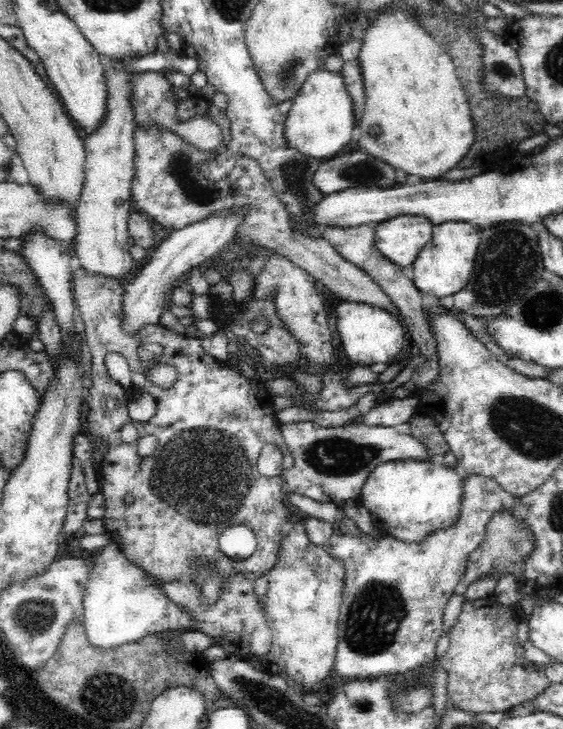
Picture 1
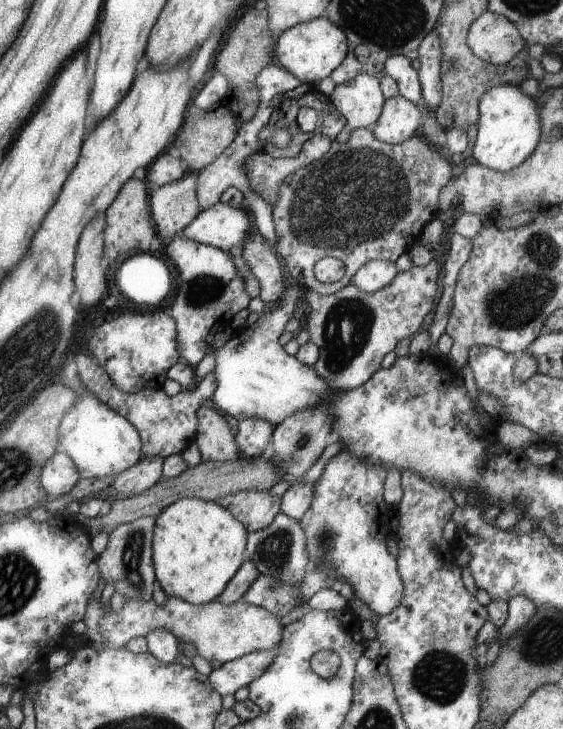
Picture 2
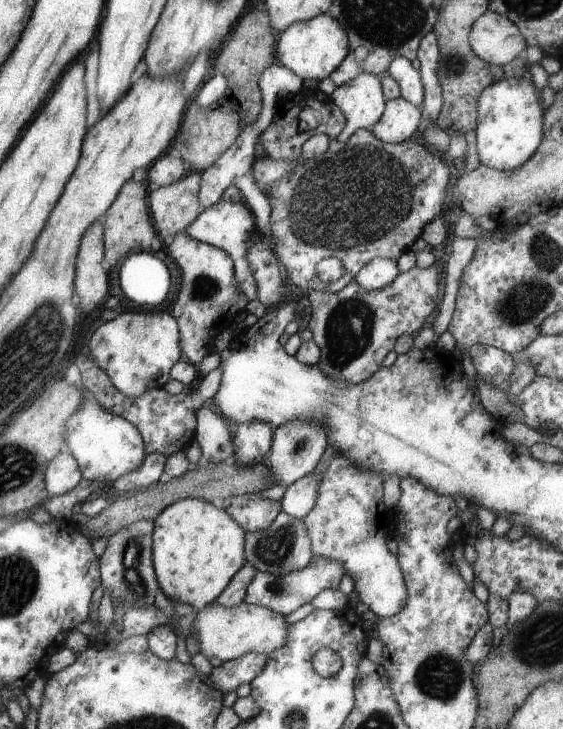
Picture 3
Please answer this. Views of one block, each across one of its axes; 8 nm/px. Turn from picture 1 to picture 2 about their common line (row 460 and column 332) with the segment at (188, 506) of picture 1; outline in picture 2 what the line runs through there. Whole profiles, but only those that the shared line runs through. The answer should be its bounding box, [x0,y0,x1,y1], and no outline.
[258,87,452,295]

